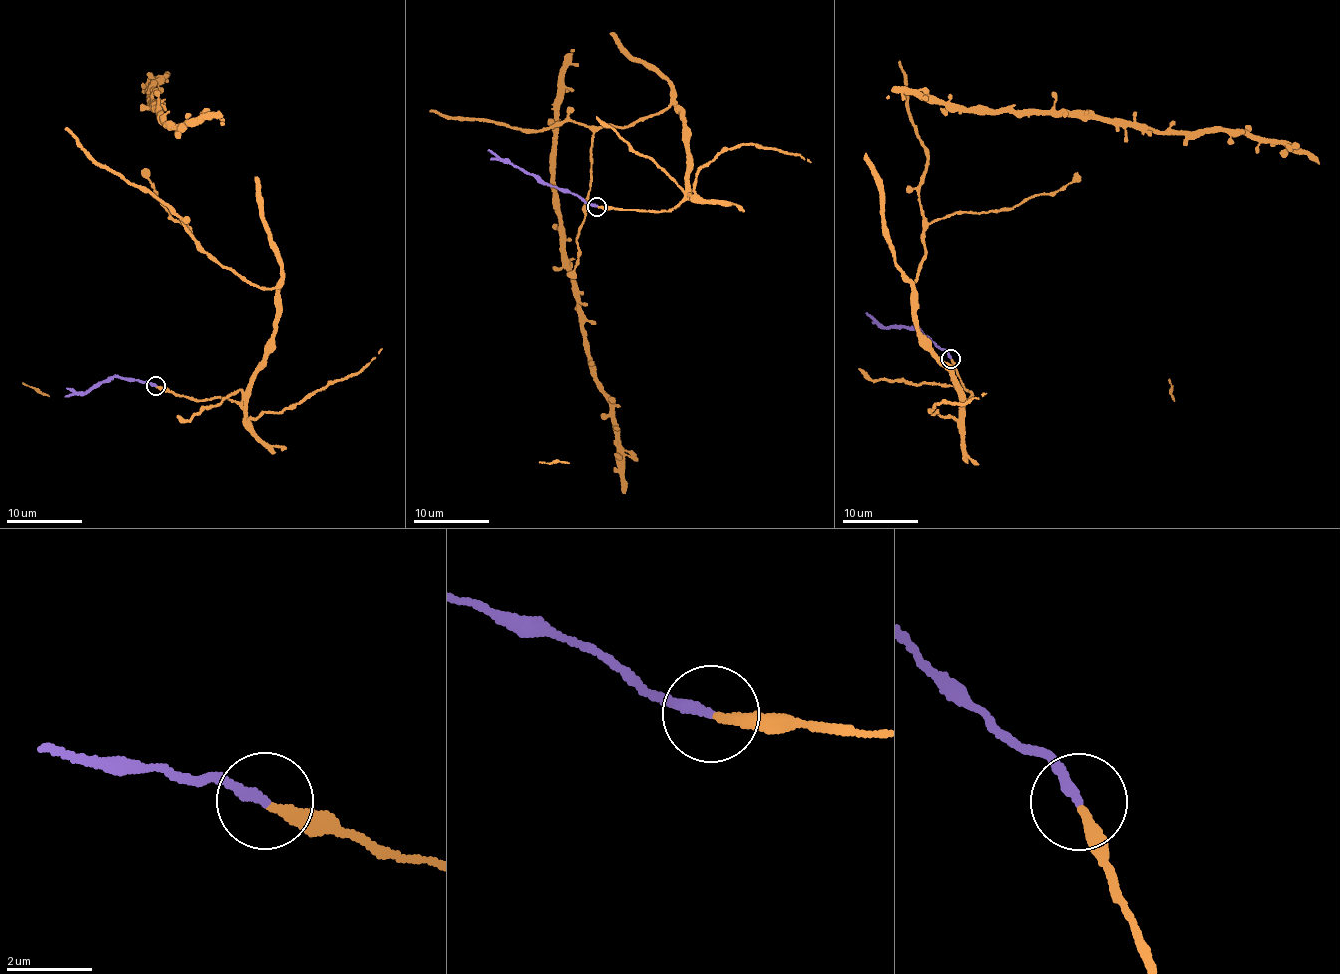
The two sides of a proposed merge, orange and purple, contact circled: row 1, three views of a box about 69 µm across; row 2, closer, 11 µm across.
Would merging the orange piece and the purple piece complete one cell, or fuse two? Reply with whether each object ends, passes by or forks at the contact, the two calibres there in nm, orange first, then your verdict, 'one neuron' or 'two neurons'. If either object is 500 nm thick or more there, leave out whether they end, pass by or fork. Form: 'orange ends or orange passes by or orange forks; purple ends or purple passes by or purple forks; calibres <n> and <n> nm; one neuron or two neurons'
orange ends; purple ends; calibres 240 and 240 nm; one neuron

